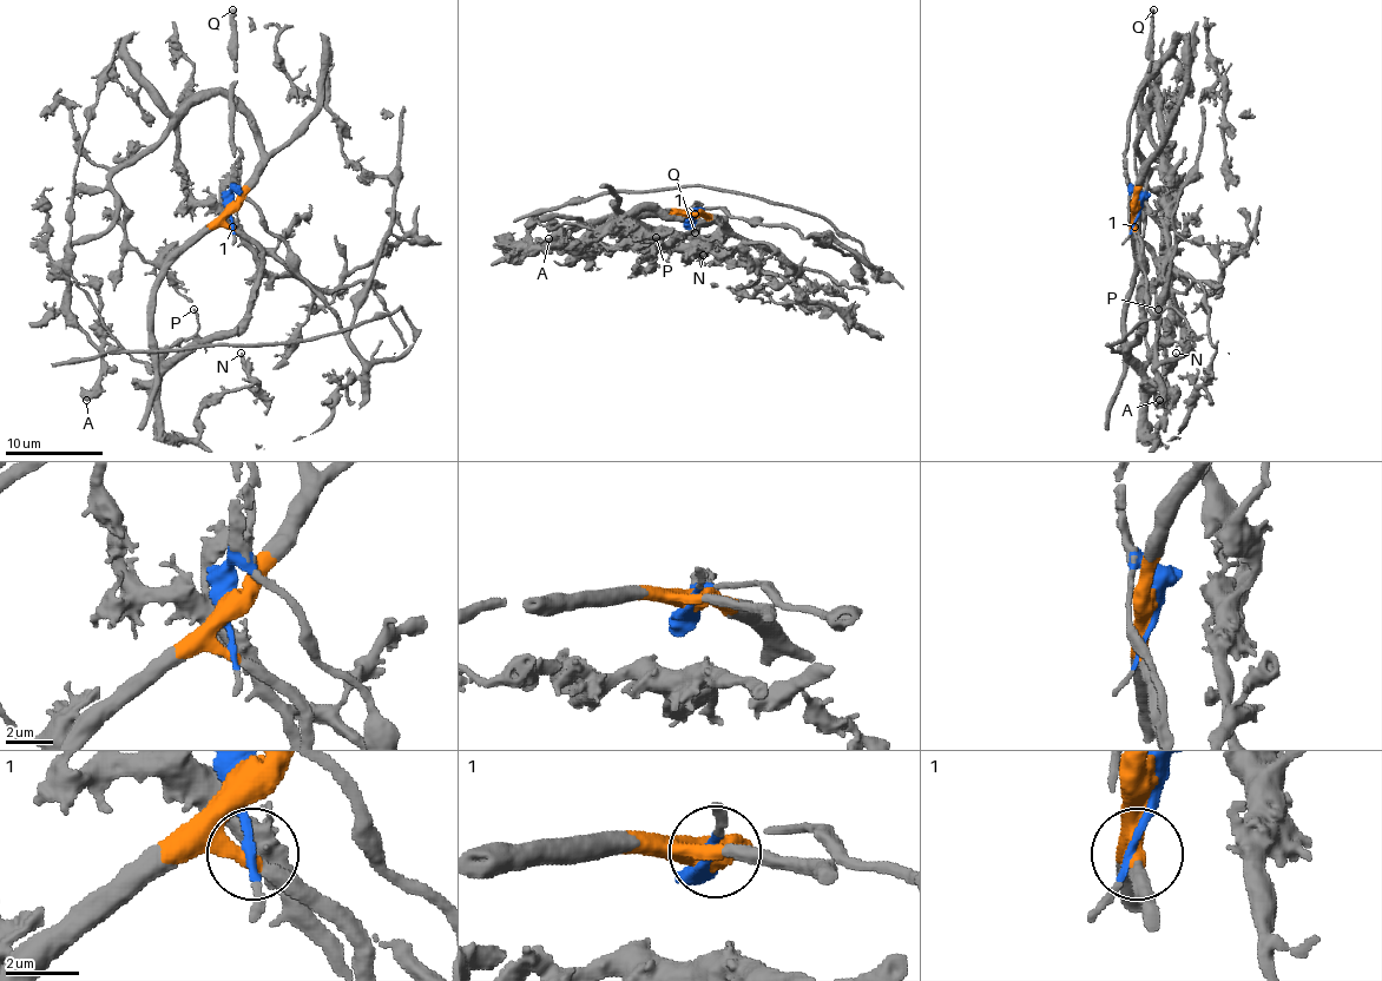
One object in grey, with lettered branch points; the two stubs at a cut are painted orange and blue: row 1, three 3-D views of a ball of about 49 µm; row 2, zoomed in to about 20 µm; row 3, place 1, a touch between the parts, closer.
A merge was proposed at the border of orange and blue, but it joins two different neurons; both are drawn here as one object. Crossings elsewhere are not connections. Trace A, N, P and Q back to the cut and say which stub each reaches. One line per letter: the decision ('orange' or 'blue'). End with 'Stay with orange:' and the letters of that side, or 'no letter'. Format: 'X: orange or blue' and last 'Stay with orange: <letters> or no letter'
A: orange
N: orange
P: orange
Q: blue
Stay with orange: A, N, P

